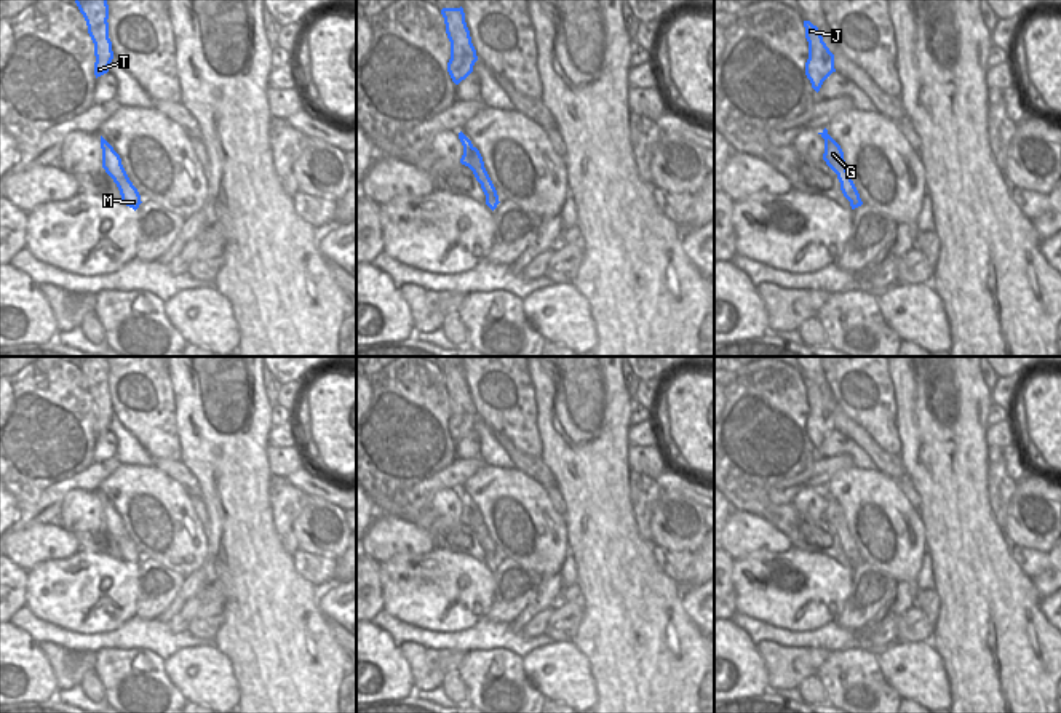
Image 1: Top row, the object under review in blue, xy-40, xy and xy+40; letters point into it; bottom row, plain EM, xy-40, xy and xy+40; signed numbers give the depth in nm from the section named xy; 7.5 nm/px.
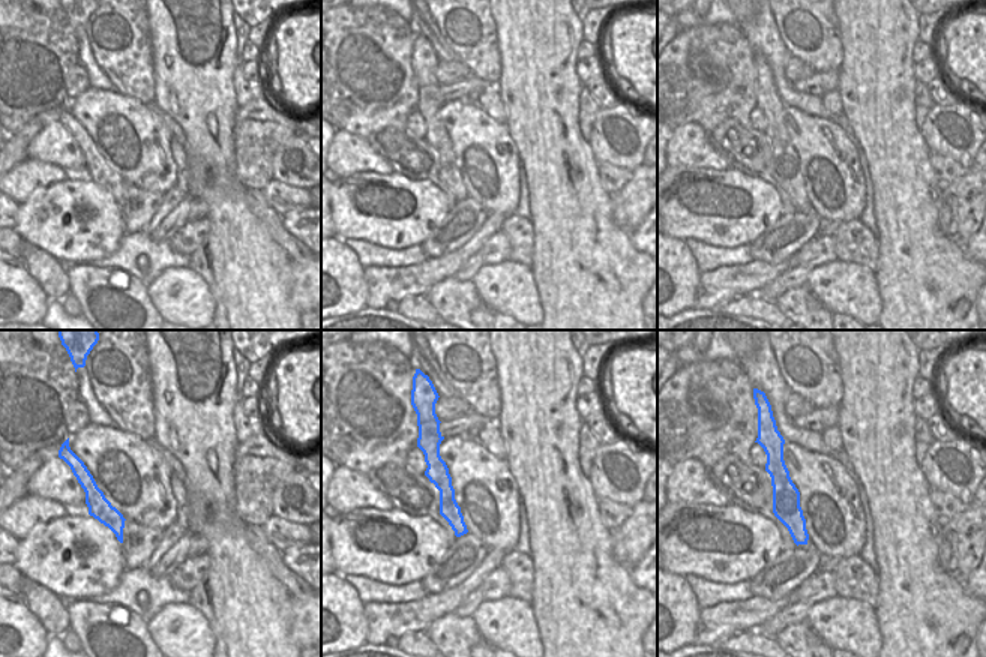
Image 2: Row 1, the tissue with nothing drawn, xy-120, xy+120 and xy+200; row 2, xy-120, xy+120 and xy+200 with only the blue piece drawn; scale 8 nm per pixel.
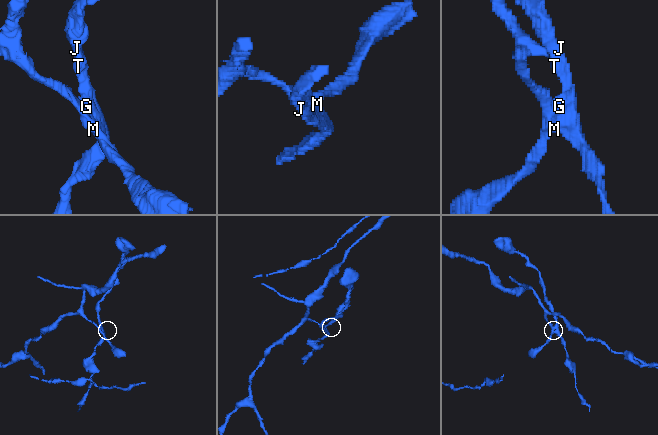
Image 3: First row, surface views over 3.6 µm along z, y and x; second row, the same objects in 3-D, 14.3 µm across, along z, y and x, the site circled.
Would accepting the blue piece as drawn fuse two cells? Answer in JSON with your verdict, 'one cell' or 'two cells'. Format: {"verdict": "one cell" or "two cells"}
{"verdict": "two cells"}

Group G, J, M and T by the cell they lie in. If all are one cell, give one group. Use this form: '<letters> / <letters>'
G J T / M

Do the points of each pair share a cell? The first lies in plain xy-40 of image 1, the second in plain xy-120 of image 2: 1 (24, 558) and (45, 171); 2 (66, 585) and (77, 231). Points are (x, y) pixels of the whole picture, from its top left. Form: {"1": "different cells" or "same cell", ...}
{"1": "same cell", "2": "same cell"}

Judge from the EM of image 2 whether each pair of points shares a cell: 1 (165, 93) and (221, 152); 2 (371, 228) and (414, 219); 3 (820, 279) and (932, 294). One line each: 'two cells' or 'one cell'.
1: one cell
2: one cell
3: two cells

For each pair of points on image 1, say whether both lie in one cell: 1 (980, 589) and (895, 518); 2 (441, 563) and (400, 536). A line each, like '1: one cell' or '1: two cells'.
1: two cells
2: two cells

